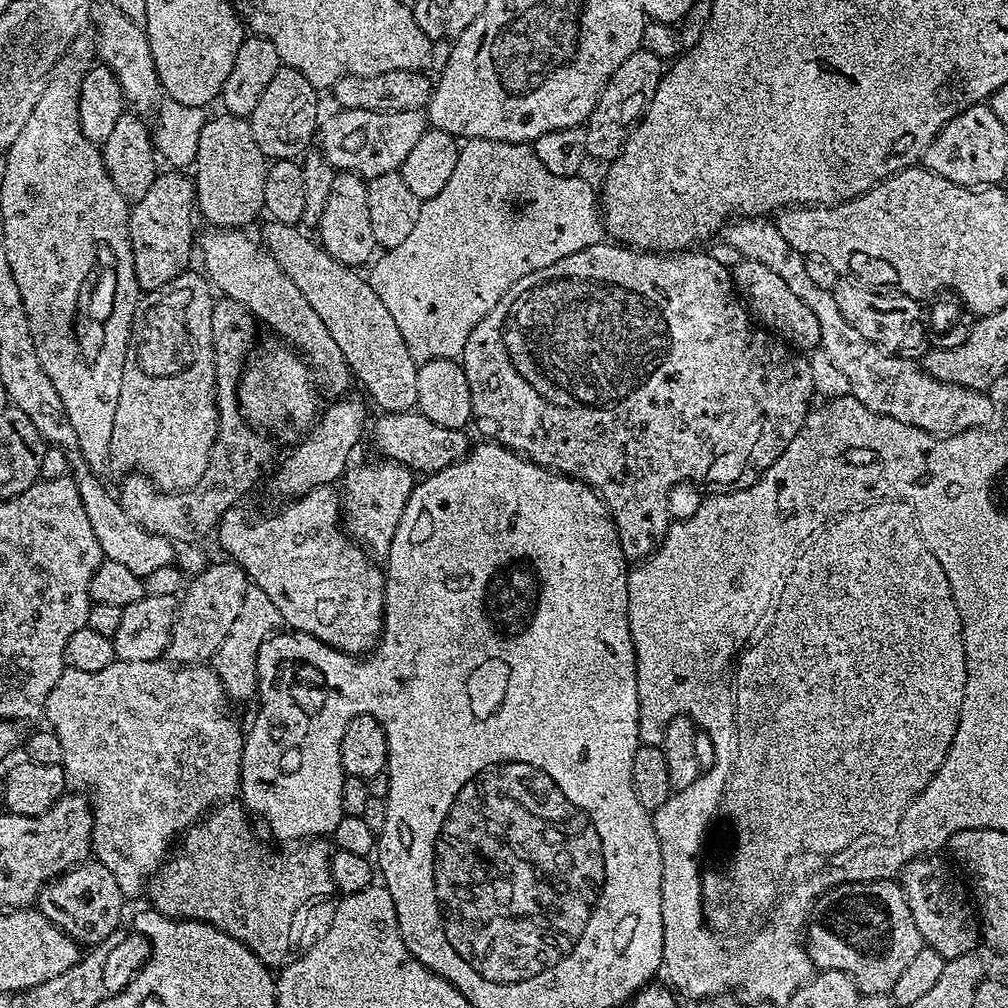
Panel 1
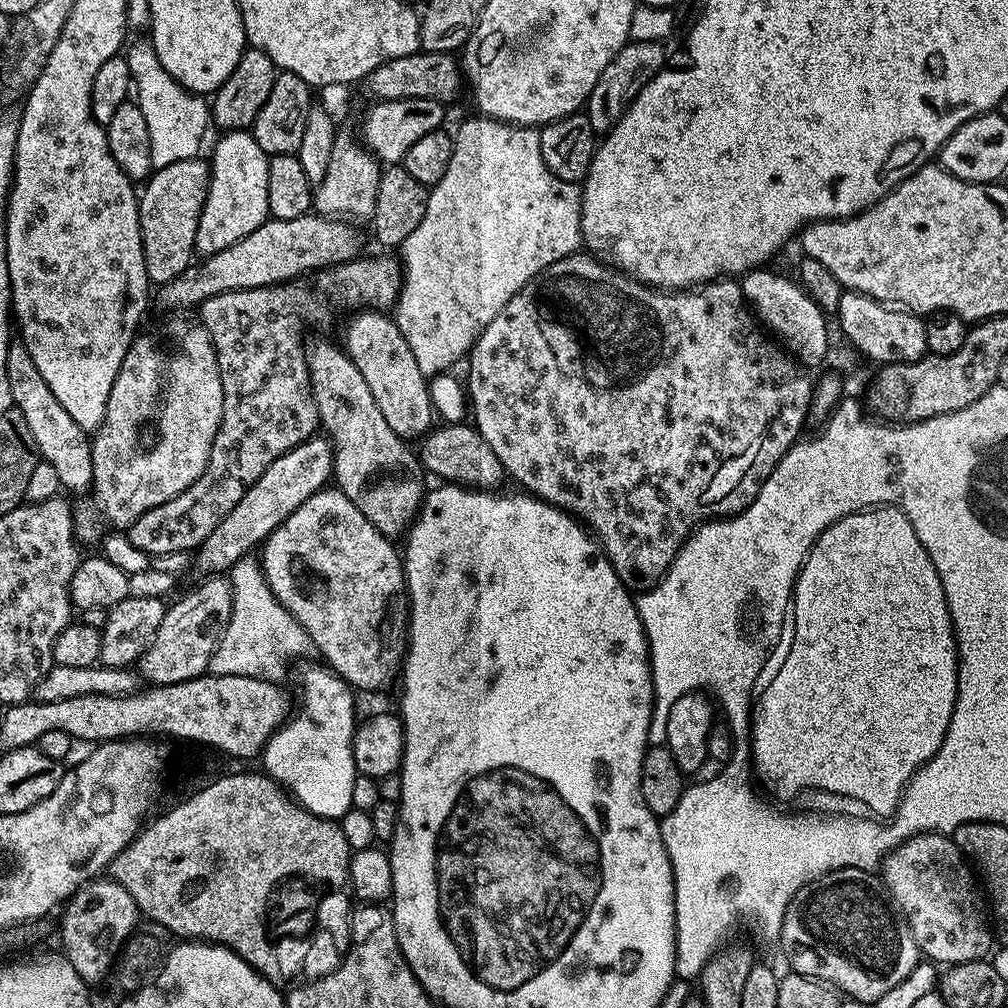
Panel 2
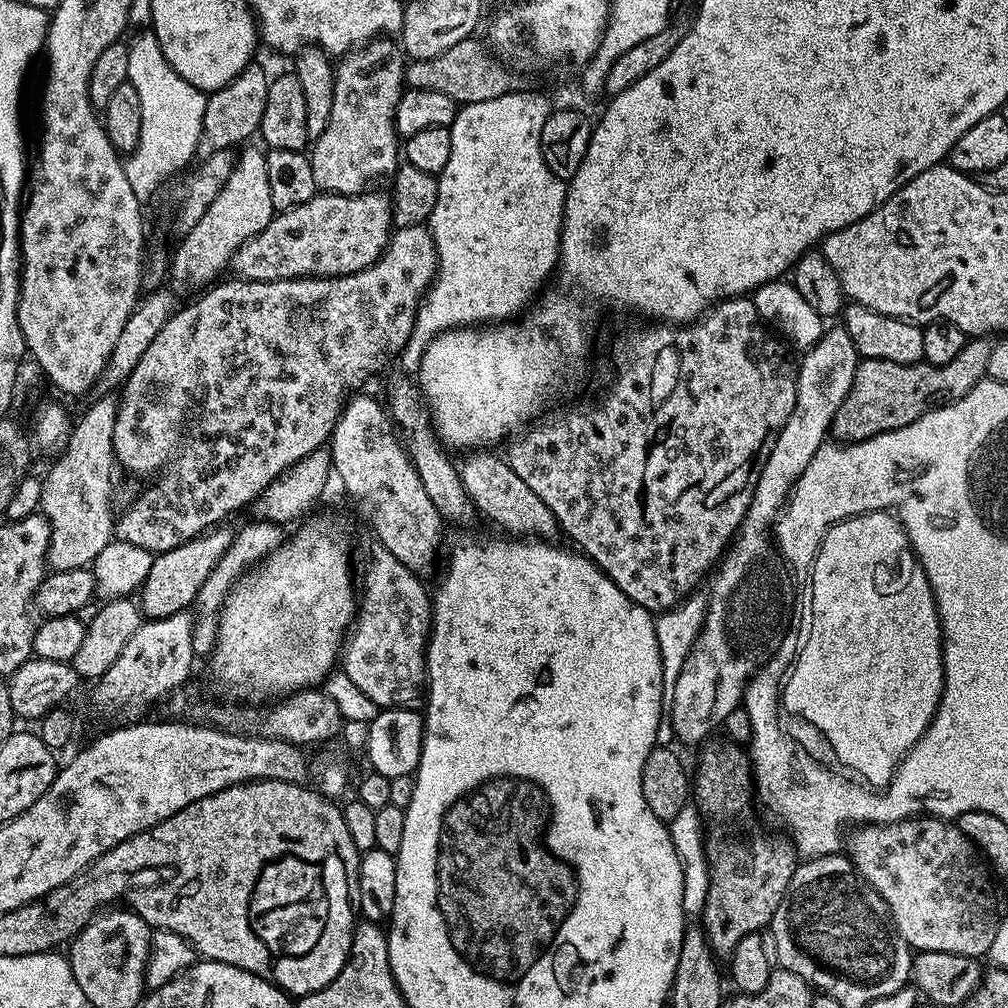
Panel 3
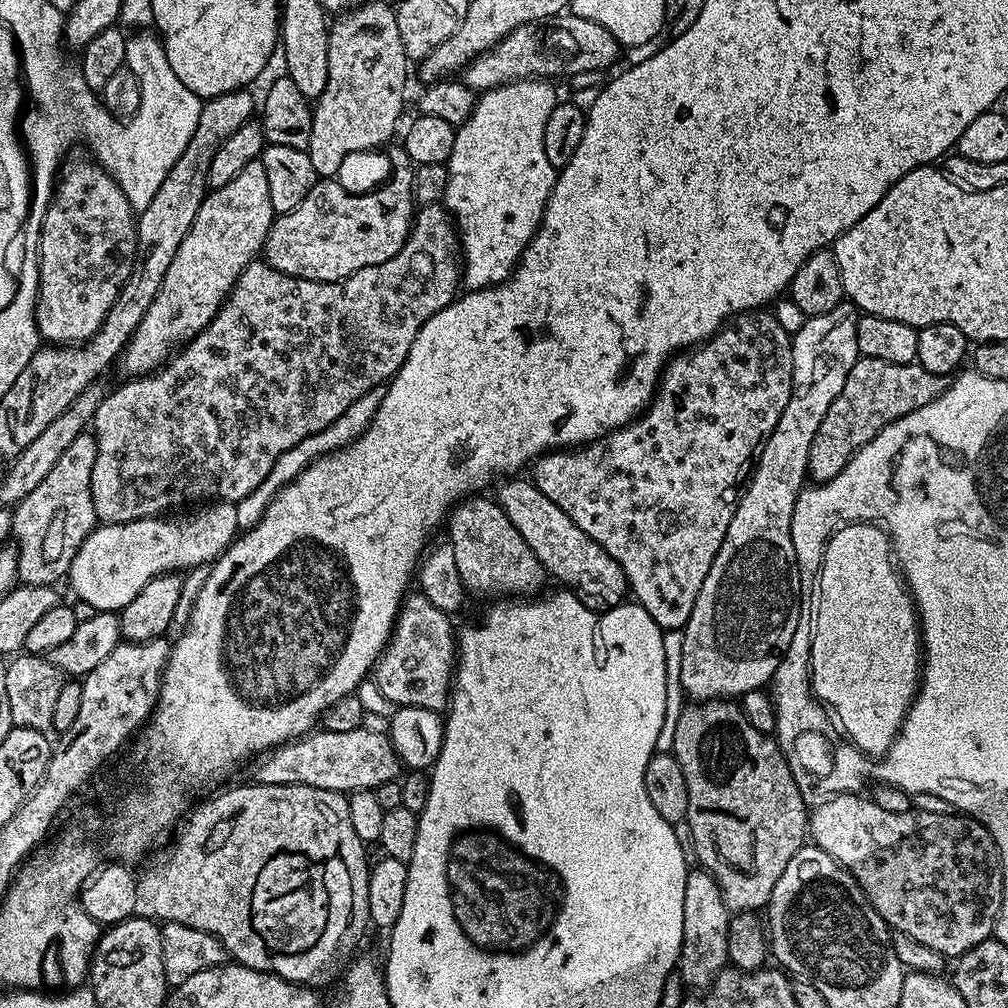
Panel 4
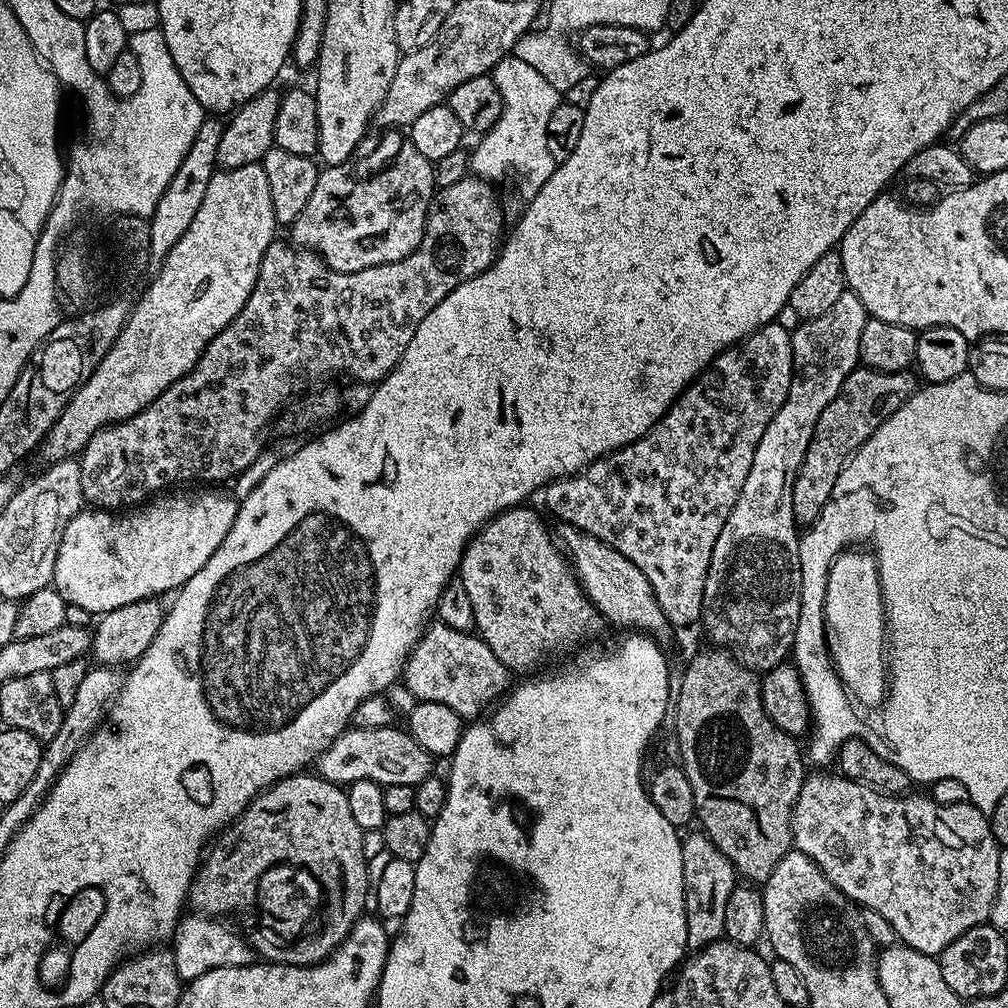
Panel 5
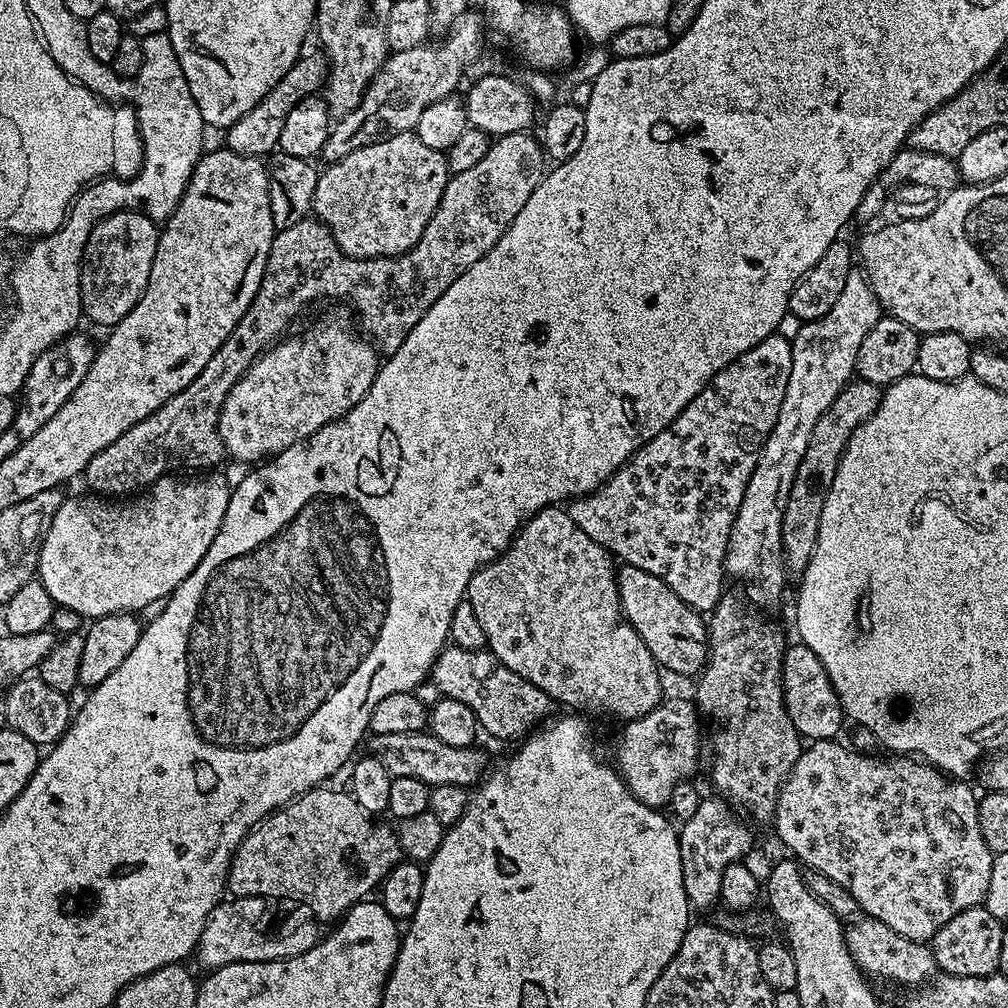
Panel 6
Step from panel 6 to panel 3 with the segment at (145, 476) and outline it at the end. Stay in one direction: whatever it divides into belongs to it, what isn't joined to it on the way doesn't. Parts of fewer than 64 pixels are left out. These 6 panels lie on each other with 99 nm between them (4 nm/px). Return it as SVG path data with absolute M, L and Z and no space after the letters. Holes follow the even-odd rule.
M415 224L414 226L406 226L405 228L396 228L393 231L389 242L387 244L387 248L381 254L380 257L372 264L366 266L365 269L358 270L356 273L346 273L344 276L318 276L315 278L305 278L305 279L295 279L295 280L276 280L276 281L266 281L266 280L242 280L239 278L231 278L232 280L228 280L225 284L217 283L215 286L209 287L201 300L196 300L193 304L188 304L181 307L179 310L173 312L170 319L166 322L166 326L162 326L162 330L158 330L158 334L154 338L154 342L150 342L150 346L146 346L146 354L142 354L142 358L138 358L138 366L134 366L134 370L128 375L128 380L122 385L122 391L118 396L118 403L116 405L116 421L114 422L114 454L116 455L117 465L121 469L124 468L128 472L137 472L140 476L148 476L151 472L159 473L161 469L165 466L170 465L175 472L182 472L182 458L178 455L181 448L185 448L188 454L186 454L186 466L190 466L192 470L192 492L188 494L188 496L176 496L176 500L164 500L164 508L166 509L164 512L164 540L168 540L170 542L170 546L172 548L178 547L180 544L185 544L187 540L193 540L198 535L206 532L208 529L211 529L213 526L219 525L221 522L227 521L224 520L227 518L231 512L236 512L239 508L244 508L248 503L251 502L252 499L259 497L264 491L268 488L268 485L275 482L277 477L282 475L285 469L291 467L292 464L298 463L299 460L302 460L306 455L309 455L312 451L316 451L320 447L327 445L329 441L332 439L332 431L334 430L334 426L336 425L336 420L340 416L340 411L344 409L346 401L349 399L350 393L353 390L360 390L364 383L367 382L368 379L371 378L372 375L375 374L376 371L379 370L380 367L383 366L384 363L388 360L388 355L391 352L399 353L406 346L406 342L410 338L410 334L414 330L414 322L416 321L416 309L420 307L420 302L424 298L424 293L427 292L428 287L432 284L432 279L436 277L436 243L432 240L431 231L424 224ZM188 370L248 370L248 408L244 408L244 412L242 412L242 420L238 422L232 422L232 432L240 432L240 434L236 434L236 436L240 436L238 440L230 440L230 434L226 434L228 438L222 438L220 442L208 442L208 438L206 438L206 442L198 442L198 444L194 444L191 441L186 443L186 437L190 432L190 423L188 424L188 408L195 409L198 404L198 398L194 394L194 390L188 390Z

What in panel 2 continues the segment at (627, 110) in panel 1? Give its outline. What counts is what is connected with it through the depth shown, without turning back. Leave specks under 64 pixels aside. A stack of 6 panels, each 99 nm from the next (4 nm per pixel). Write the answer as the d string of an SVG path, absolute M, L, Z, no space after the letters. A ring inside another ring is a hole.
M630 40L610 60L610 65L602 70L601 77L595 82L584 107L584 114L594 131L606 134L620 120L624 109L632 103L642 87L664 68L668 60L668 52L665 52L664 47L657 40Z

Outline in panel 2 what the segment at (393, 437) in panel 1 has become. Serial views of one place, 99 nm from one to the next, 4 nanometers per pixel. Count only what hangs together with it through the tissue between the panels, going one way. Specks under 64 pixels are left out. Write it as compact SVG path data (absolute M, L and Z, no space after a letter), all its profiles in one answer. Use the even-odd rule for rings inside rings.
M441 423L439 426L433 427L419 441L419 444L418 459L423 471L425 473L433 472L434 475L441 476L441 481L477 490L492 490L497 487L495 484L506 480L502 462L498 462L494 450L490 450L490 446L482 438L482 434L471 423Z

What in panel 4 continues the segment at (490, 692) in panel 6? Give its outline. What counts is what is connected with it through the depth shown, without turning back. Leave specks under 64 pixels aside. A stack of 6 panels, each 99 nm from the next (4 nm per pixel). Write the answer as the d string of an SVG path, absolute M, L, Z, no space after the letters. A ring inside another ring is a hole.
M422 594L405 595L392 637L380 654L374 669L374 681L378 690L397 706L418 706L443 713L450 703L458 636L452 632L449 613L430 606L430 598Z

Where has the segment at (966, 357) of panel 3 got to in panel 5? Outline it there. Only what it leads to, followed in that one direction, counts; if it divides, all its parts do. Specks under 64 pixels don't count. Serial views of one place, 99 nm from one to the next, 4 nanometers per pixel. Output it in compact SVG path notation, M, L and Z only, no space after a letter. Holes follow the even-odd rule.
M863 366L856 367L845 378L838 394L830 402L830 406L826 406L826 410L822 410L822 414L818 414L814 434L810 434L810 446L806 446L806 454L802 454L802 462L798 466L798 474L794 478L792 505L794 506L794 518L797 525L811 526L818 518L818 514L822 514L826 502L830 502L830 494L834 494L834 482L838 482L838 474L842 474L842 470L848 464L848 459L872 437L874 430L878 430L882 421L890 418L890 414L898 411L908 401L908 398L915 394L918 387L918 380L915 379L917 380L917 377L908 370L879 372Z

